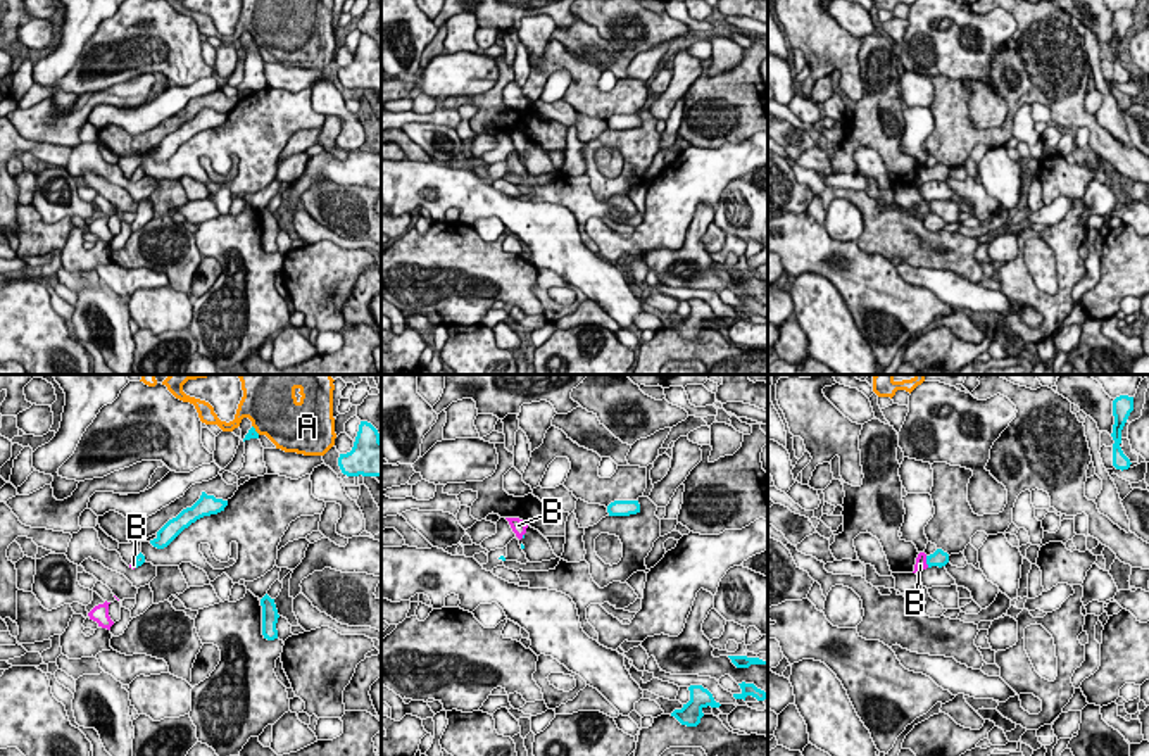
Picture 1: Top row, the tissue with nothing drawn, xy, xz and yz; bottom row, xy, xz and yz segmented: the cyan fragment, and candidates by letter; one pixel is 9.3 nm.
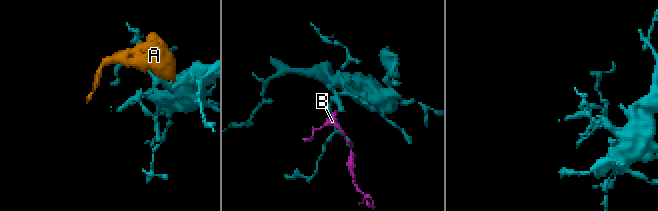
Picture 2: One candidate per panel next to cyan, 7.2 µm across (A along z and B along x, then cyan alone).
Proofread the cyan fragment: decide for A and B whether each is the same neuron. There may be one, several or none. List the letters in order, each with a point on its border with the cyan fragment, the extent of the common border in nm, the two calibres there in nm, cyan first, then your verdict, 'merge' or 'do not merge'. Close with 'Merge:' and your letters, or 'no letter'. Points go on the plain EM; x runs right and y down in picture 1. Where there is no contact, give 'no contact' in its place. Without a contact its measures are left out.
A: contact xy (254, 44); length 120 nm; calibres 90 and 460 nm; do not merge
B: contact yz (927, 175); length 120 nm; calibres 160 and 100 nm; merge
Merge: B

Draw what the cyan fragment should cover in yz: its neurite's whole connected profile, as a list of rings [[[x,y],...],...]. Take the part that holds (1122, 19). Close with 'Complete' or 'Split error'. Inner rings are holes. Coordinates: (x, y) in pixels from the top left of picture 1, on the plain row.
[[[1120,9],[1113,14],[1113,29],[1114,29],[1114,38],[1113,38],[1113,79],[1116,83],[1128,83],[1130,81],[1130,72],[1123,67],[1120,57],[1121,57],[1121,43],[1133,24],[1133,10],[1128,9]]]. Complete

